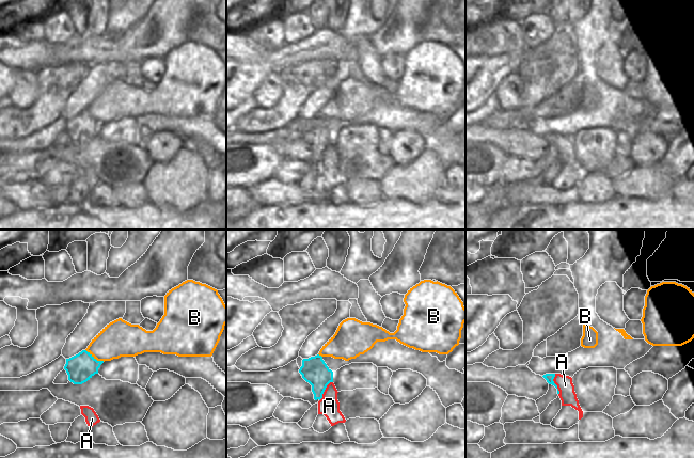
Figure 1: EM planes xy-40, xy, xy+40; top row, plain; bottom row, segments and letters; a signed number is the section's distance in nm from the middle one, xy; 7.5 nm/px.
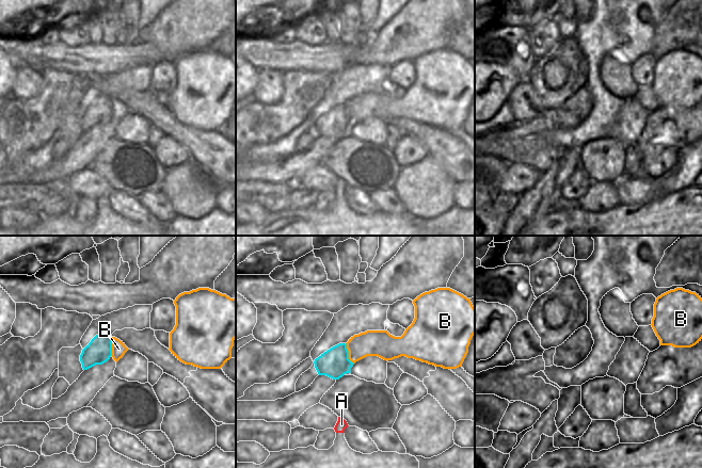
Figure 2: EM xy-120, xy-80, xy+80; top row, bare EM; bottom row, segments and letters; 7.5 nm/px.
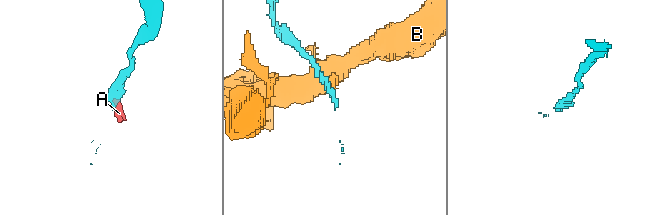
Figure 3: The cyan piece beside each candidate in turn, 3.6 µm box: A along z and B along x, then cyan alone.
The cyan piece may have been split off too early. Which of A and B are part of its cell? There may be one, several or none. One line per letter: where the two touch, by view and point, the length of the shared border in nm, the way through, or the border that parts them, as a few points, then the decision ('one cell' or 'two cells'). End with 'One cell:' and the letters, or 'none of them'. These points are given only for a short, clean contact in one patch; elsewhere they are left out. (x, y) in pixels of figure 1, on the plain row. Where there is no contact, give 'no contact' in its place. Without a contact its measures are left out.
A: meets cyan in xy at (324, 152); contact 180 nm long; border along xy (332, 142), (327, 146), (319, 161); two cells
B: meets cyan in xy-40 at (95, 120); contact 170 nm long; border along xy-40 (85, 110), (97, 121), (104, 122); two cells
One cell: none of them

